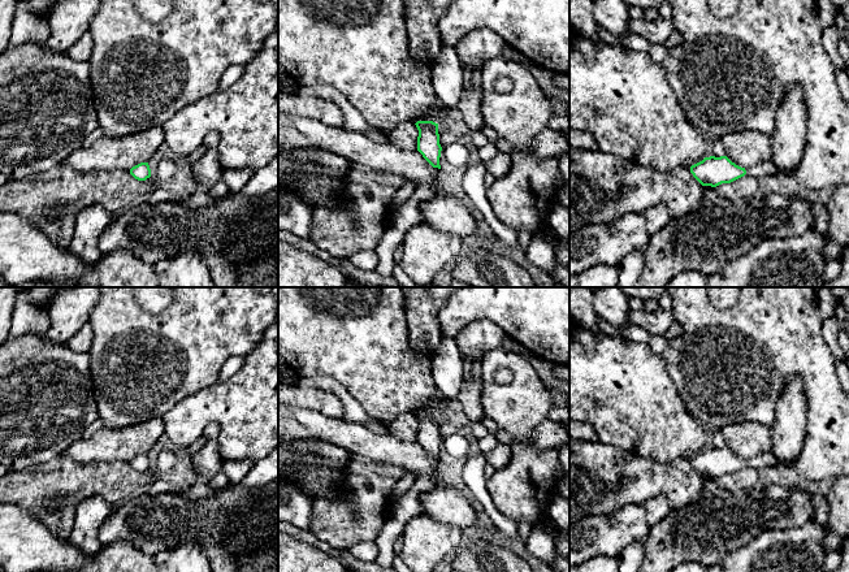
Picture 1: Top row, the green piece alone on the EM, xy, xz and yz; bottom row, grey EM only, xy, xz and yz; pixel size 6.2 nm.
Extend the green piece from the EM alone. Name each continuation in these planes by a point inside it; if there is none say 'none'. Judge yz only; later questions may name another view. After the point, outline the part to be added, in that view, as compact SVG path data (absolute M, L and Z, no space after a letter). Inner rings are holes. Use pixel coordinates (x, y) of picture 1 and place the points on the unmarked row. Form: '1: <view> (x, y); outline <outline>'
1: yz (766, 459); outline M771 451L749 458L745 460L748 467L755 468L759 471L763 467L775 467L781 471L794 467L794 462L779 462L774 458Z

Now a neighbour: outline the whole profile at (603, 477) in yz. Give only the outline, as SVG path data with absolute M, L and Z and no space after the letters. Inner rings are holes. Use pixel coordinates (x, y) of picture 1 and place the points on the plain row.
M569 438L569 525L585 516L608 515L625 504L644 506L659 494L667 497L671 510L703 498L703 477L693 468L690 458L659 463L614 445Z

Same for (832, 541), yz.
M828 530L827 536L824 537L824 551L826 554L841 549L844 538L836 534L832 530Z

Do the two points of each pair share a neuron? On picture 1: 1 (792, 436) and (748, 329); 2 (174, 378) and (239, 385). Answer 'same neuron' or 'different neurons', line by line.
1: different neurons
2: different neurons

